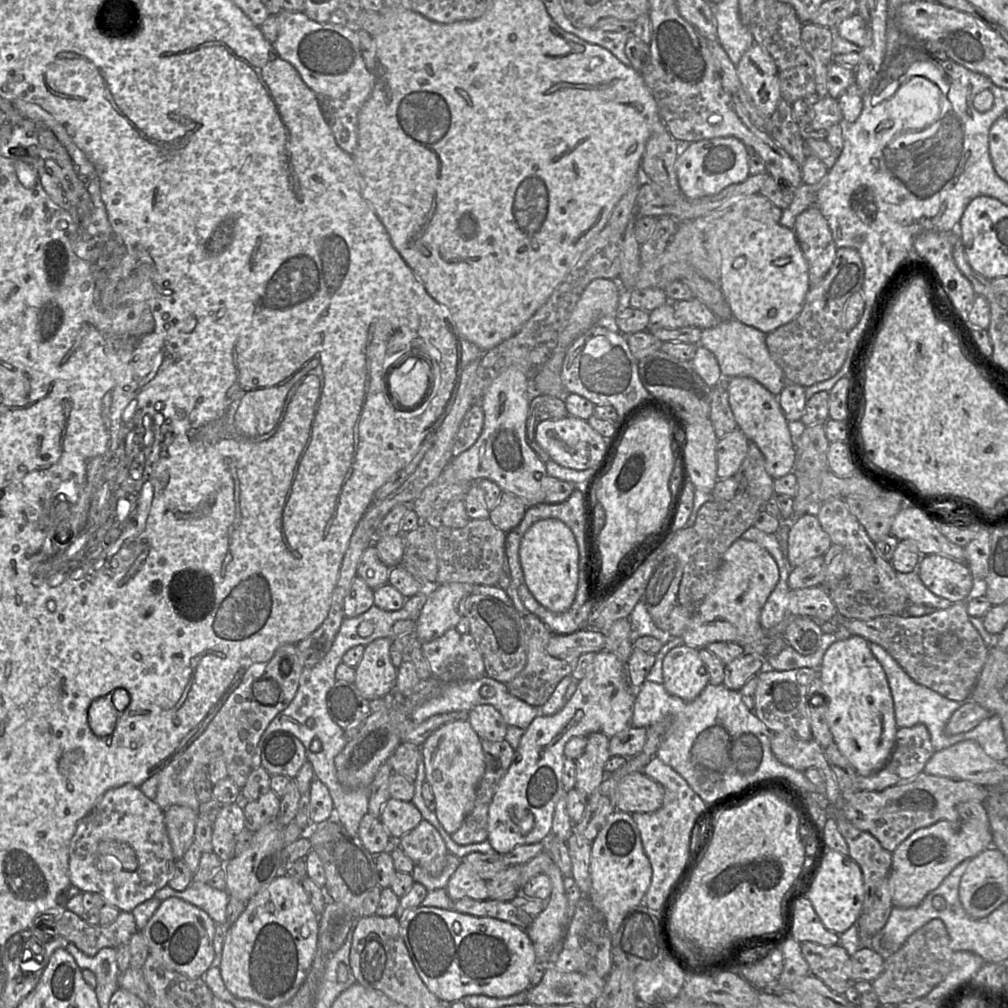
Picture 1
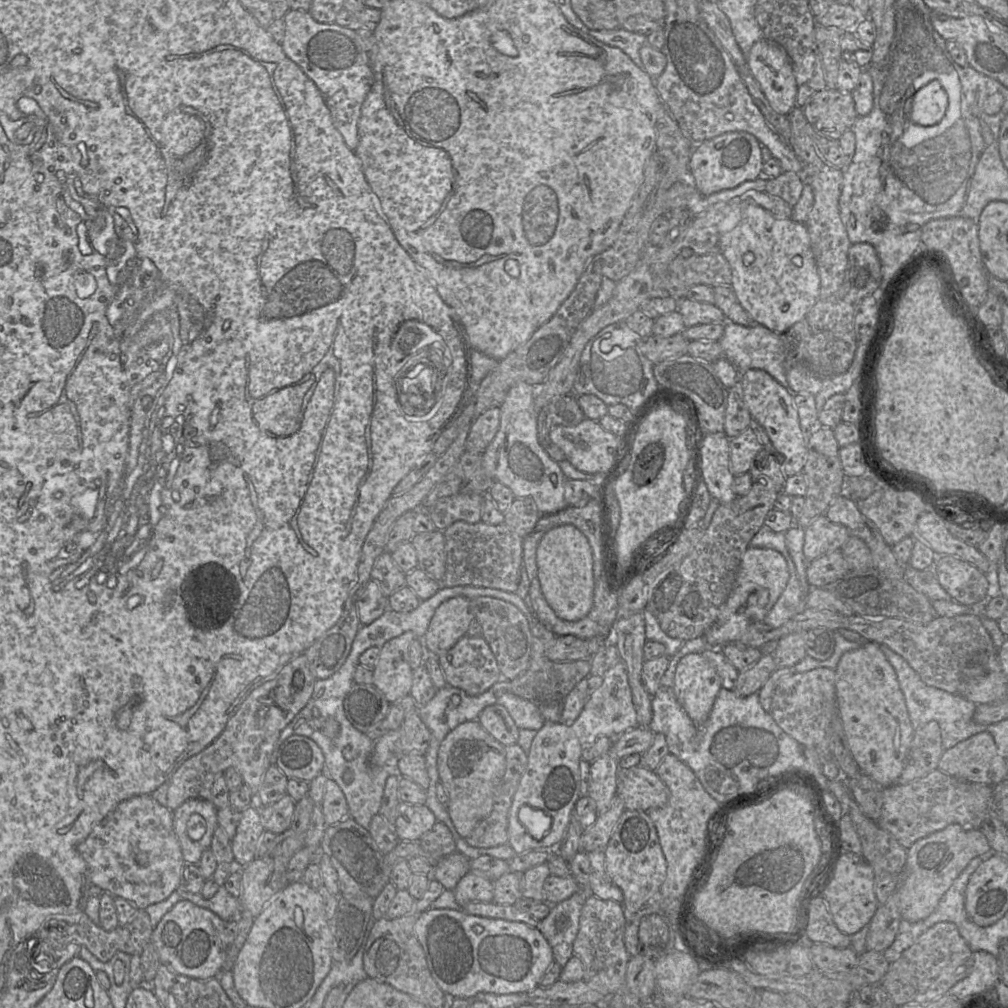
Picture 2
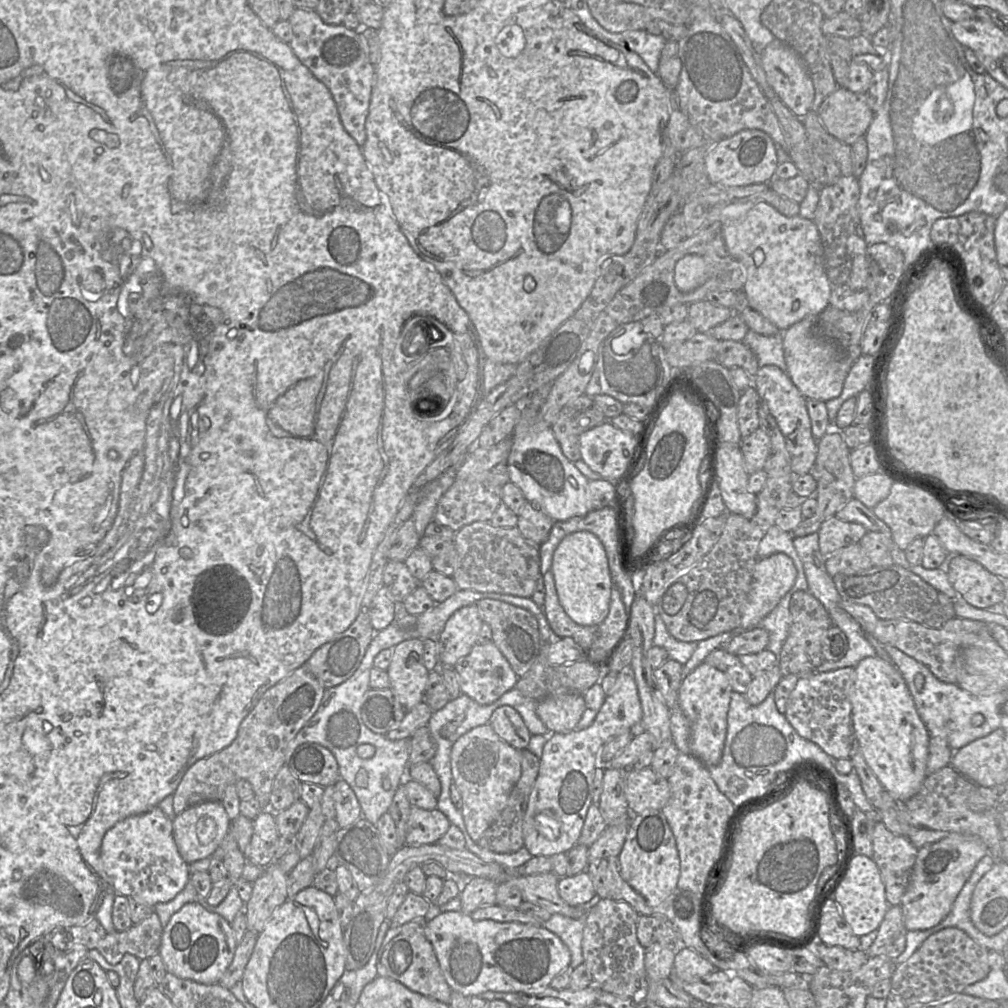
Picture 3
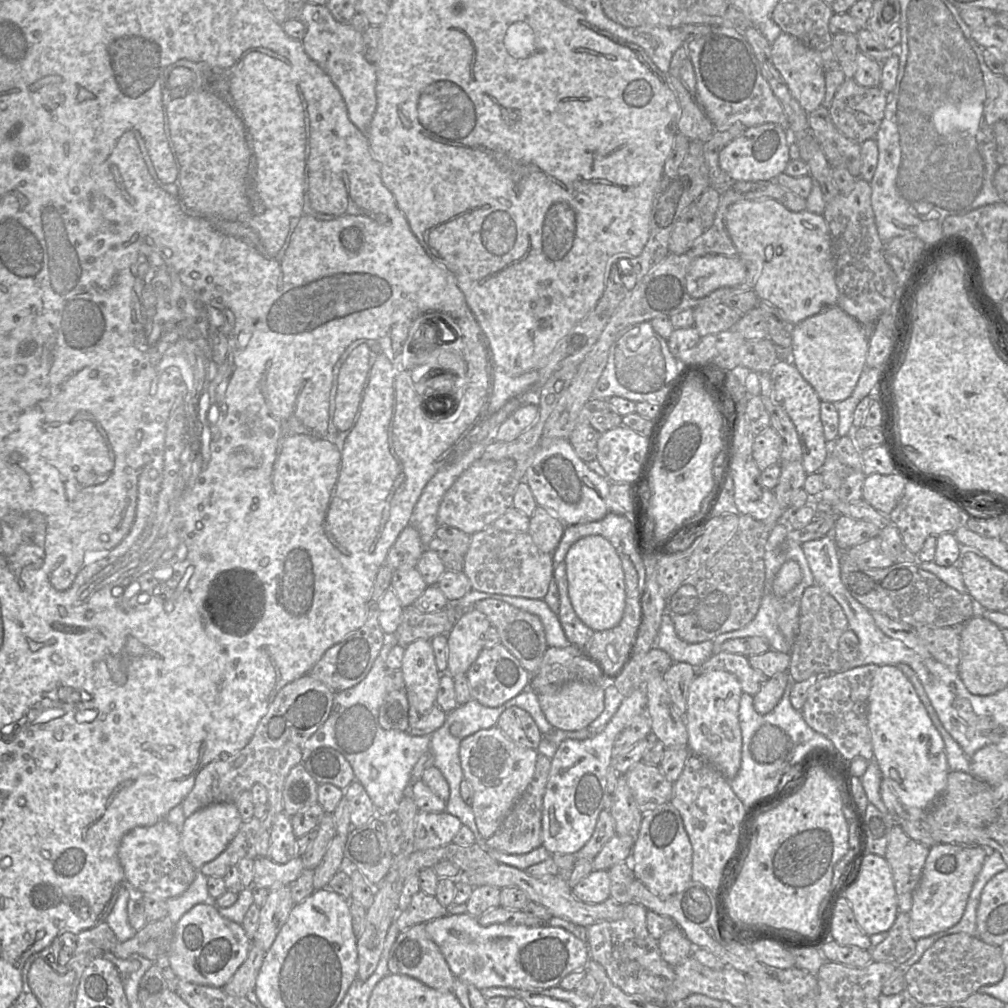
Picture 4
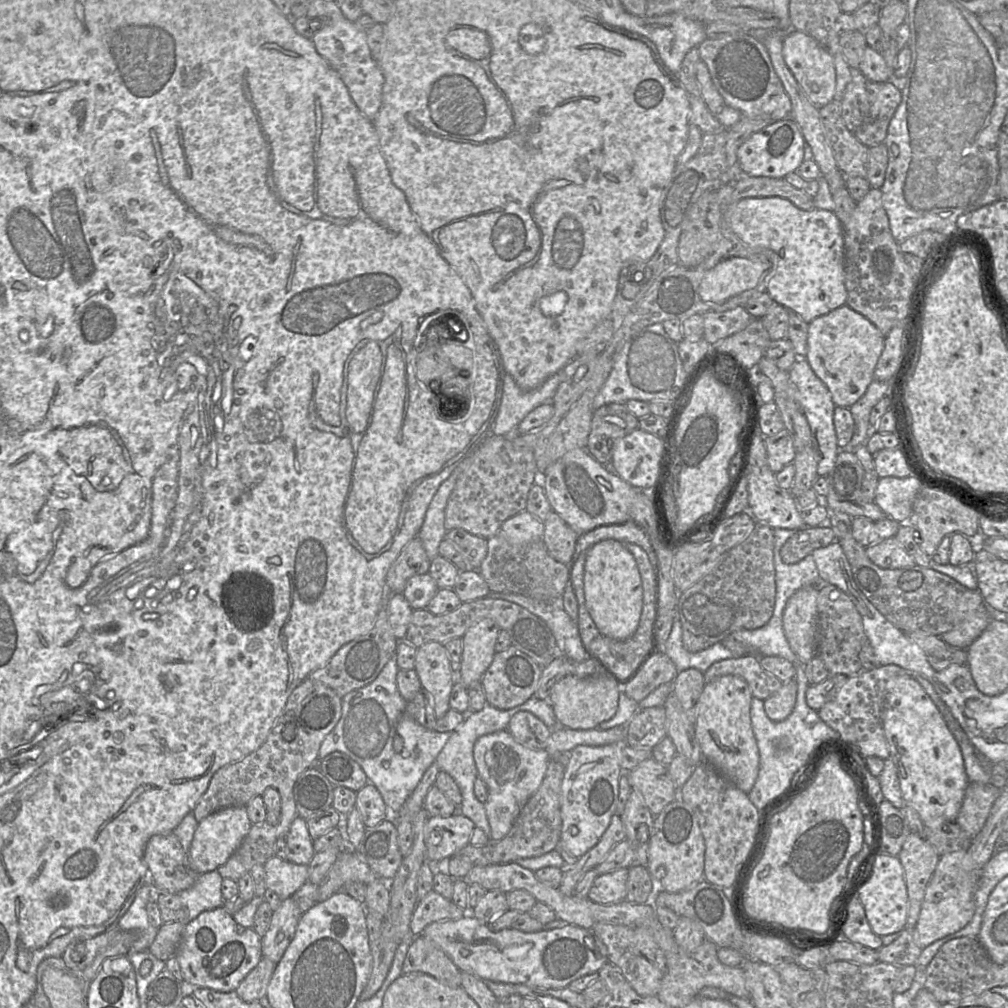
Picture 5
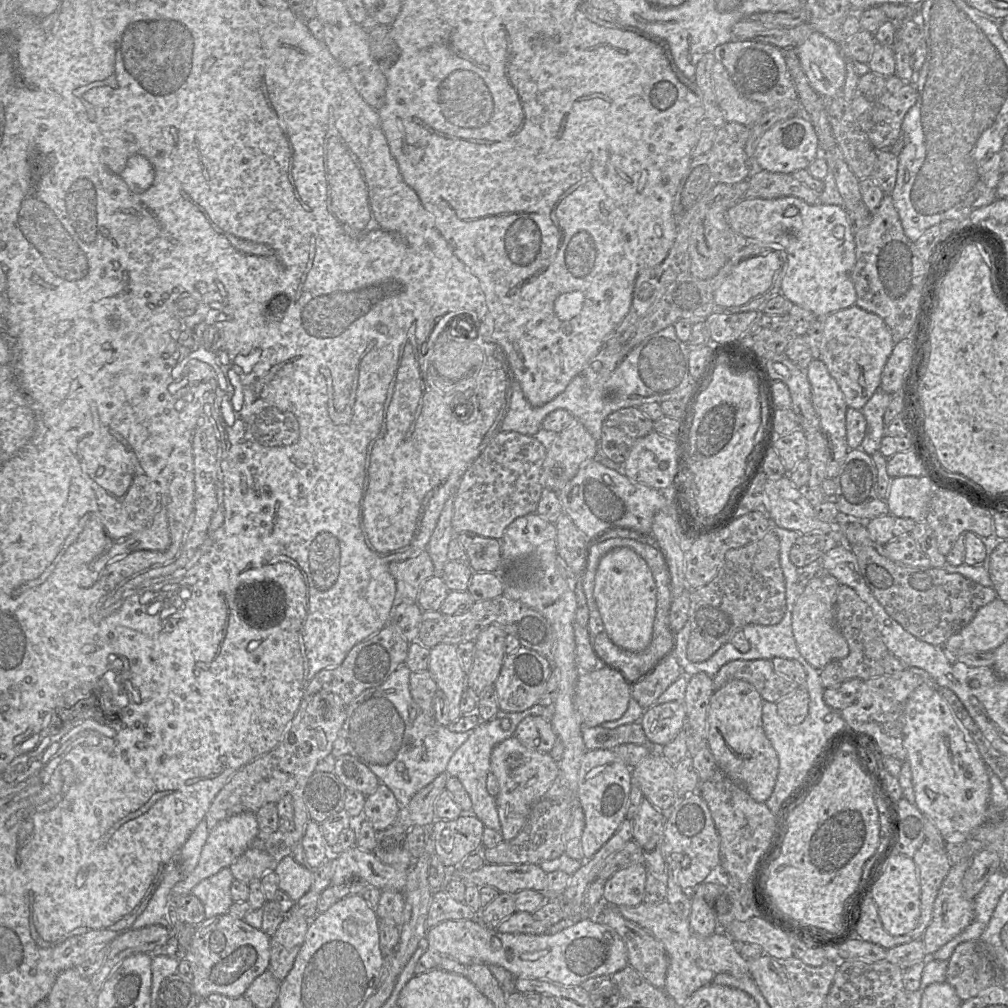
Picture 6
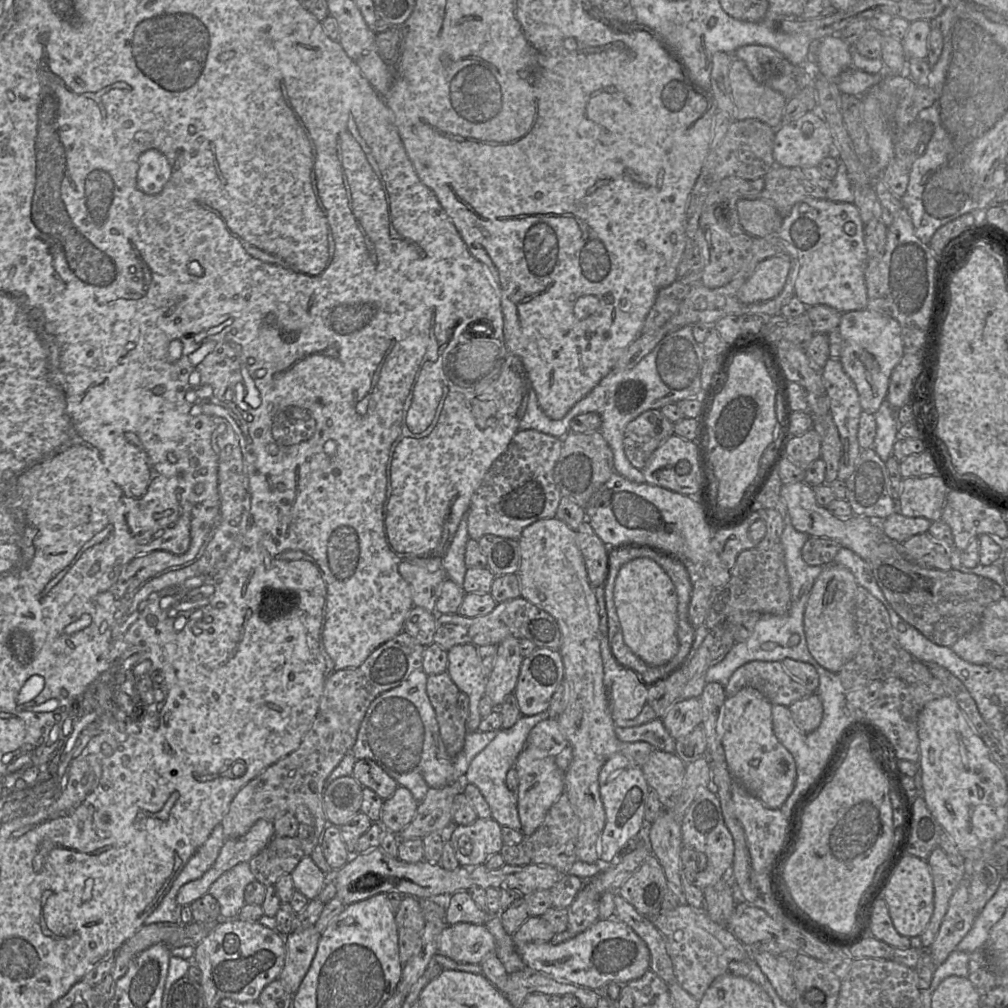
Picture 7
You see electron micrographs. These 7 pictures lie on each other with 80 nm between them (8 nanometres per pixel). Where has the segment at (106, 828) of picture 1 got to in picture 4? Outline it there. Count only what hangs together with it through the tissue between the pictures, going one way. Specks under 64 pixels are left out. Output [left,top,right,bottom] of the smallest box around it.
[118,818,197,900]

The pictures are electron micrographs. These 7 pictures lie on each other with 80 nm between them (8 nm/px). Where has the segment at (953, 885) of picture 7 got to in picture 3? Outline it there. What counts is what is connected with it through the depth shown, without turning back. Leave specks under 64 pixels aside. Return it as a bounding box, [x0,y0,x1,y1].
[872,821,918,905]

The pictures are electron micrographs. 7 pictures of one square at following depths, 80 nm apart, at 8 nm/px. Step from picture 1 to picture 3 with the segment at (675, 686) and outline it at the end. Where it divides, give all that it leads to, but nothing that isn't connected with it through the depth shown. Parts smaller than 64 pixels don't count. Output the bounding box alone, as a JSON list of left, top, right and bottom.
[678,662,733,766]

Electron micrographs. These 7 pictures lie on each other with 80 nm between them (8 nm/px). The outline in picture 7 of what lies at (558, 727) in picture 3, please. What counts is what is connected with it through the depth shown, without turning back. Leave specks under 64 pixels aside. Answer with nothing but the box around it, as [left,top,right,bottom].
[608,670,648,719]

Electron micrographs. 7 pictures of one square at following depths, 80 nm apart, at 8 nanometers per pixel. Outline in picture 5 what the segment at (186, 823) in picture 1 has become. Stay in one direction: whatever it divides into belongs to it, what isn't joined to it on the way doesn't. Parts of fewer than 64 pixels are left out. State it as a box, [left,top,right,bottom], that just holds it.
[187,806,251,875]

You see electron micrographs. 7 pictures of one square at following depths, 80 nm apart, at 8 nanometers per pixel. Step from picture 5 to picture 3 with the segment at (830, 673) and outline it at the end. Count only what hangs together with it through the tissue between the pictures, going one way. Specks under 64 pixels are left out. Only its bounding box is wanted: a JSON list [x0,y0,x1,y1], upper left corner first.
[778,590,849,675]

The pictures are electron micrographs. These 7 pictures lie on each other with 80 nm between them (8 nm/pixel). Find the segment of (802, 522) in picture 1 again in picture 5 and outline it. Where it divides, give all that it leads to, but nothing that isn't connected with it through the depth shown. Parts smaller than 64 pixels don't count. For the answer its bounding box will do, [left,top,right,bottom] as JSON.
[850,516,900,547]

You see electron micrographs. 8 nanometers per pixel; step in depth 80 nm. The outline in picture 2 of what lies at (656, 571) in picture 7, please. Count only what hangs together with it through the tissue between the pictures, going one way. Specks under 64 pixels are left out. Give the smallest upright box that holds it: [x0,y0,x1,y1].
[536,525,594,621]

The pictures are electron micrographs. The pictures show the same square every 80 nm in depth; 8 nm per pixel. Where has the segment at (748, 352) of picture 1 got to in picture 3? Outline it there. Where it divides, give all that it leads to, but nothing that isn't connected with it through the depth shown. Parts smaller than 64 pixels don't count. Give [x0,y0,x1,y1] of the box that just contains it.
[742,330,787,372]

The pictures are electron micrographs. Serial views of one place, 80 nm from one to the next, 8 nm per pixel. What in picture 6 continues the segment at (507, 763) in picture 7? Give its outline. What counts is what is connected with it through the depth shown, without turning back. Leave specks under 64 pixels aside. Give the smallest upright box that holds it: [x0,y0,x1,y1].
[446,703,553,831]

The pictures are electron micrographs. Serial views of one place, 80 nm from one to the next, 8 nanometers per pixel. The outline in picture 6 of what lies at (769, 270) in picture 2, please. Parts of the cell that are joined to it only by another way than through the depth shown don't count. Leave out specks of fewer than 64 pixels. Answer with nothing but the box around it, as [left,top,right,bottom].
[727,197,856,317]

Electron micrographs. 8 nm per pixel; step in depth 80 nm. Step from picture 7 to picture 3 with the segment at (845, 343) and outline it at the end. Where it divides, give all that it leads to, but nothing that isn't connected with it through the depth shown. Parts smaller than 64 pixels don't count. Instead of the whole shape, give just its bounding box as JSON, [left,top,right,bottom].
[782,316,853,402]

